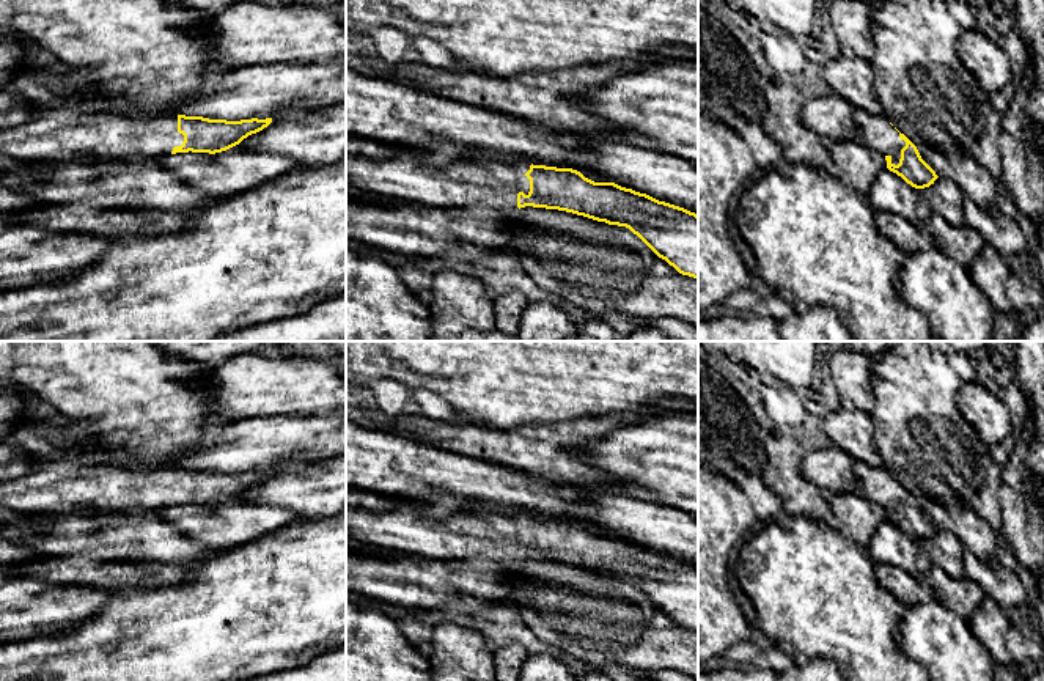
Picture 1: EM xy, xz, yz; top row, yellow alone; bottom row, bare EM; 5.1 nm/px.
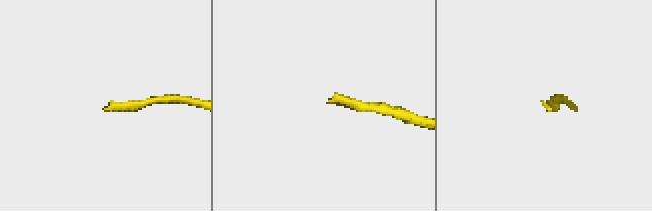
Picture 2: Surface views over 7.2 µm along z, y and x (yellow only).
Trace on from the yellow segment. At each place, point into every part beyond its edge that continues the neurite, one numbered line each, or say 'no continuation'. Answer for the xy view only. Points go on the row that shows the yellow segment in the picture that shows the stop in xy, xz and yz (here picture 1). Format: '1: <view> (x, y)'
1: xy (54, 136)

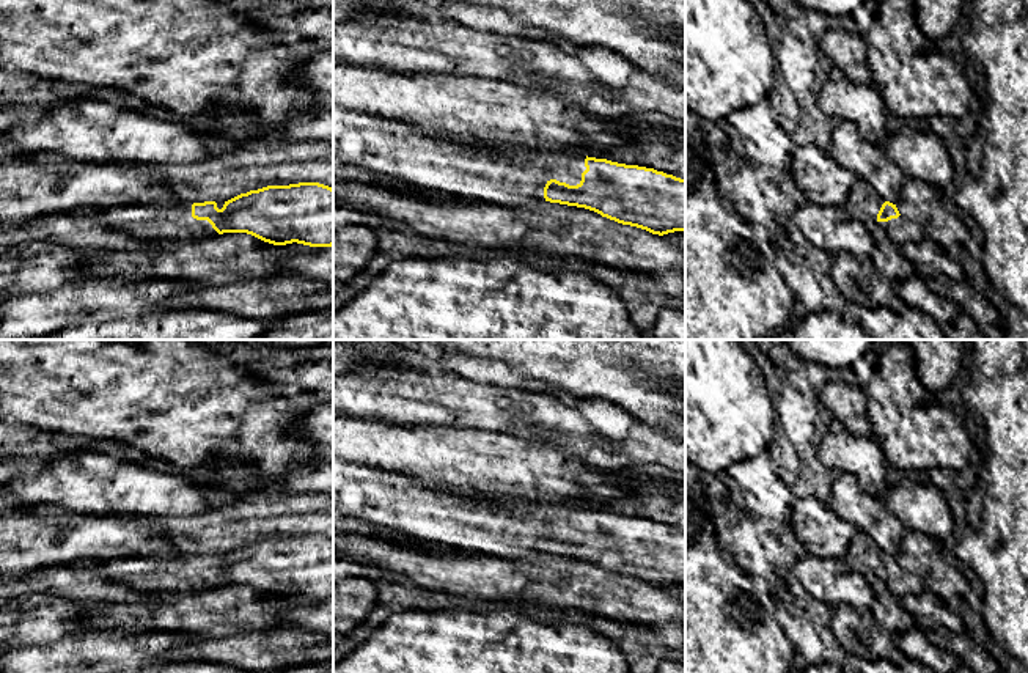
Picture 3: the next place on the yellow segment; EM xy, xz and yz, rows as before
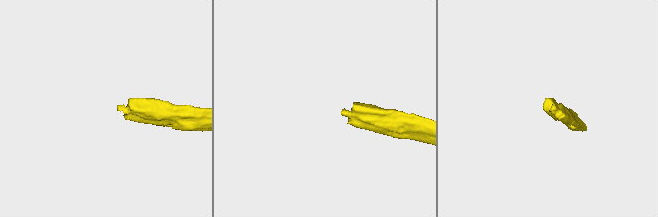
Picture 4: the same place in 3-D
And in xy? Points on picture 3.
1: xy (145, 222)

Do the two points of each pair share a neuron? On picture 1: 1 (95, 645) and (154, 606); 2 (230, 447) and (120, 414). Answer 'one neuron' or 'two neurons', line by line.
1: one neuron
2: two neurons

